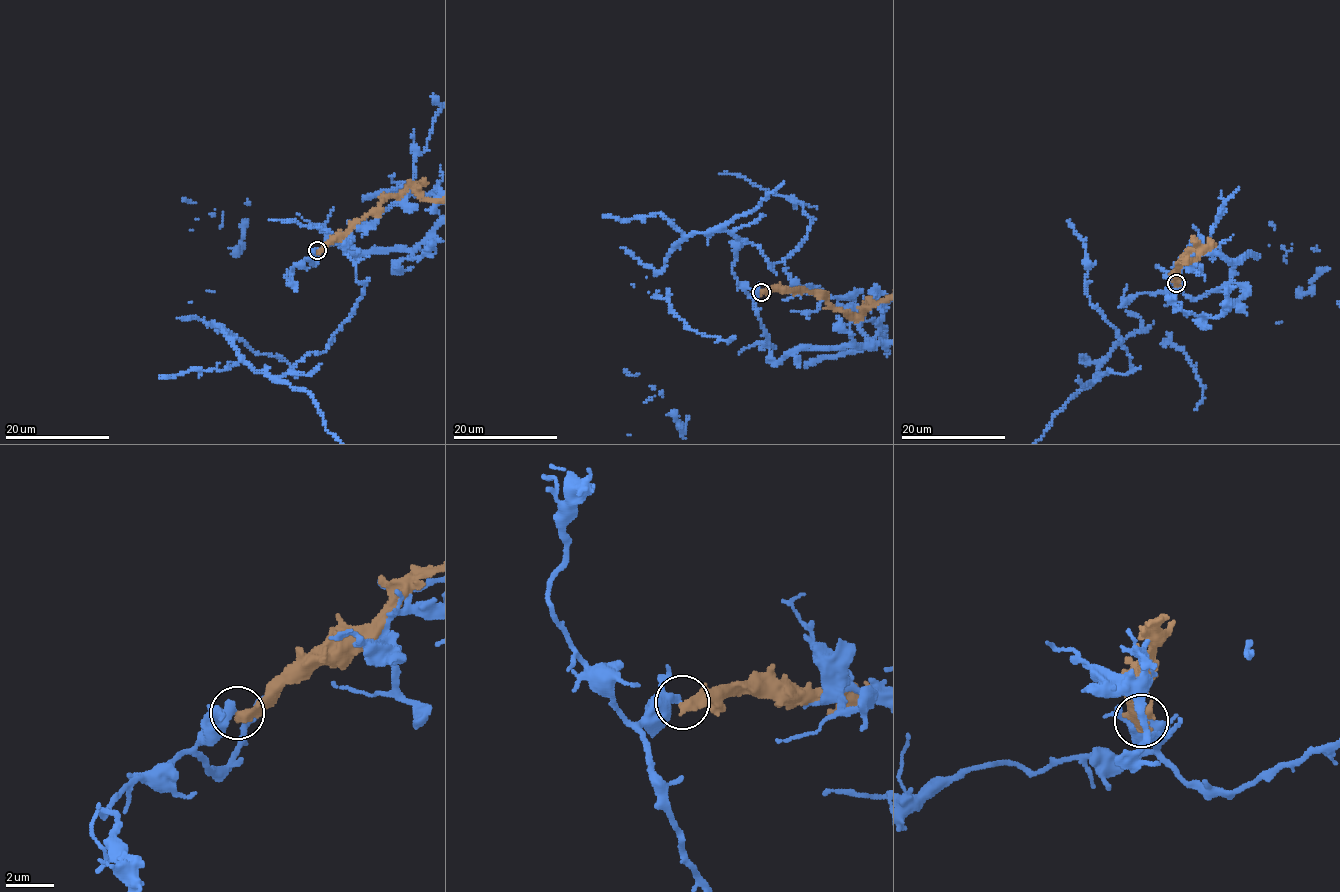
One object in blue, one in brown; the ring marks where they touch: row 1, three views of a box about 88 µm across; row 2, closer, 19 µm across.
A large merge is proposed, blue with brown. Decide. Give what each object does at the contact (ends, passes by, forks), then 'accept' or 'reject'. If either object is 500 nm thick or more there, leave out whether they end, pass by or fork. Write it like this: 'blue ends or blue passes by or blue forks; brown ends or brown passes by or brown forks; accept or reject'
blue passes by; brown ends; reject

